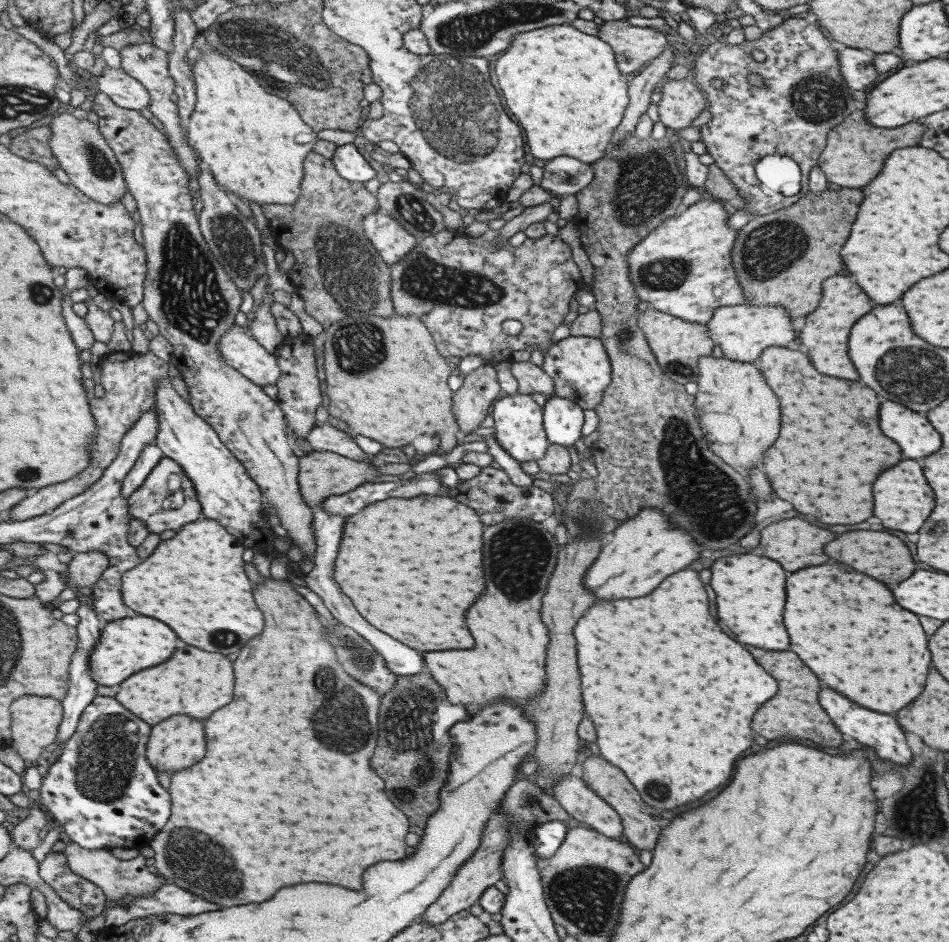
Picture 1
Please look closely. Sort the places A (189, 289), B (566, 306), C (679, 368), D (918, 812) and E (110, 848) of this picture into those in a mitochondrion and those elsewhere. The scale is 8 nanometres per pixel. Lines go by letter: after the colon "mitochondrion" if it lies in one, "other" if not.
A: mitochondrion
B: other
C: mitochondrion
D: mitochondrion
E: other

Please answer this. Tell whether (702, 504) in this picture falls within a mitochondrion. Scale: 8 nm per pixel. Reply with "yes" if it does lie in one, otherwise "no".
yes

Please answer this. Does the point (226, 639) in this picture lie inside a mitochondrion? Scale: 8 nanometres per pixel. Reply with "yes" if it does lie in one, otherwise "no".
yes

